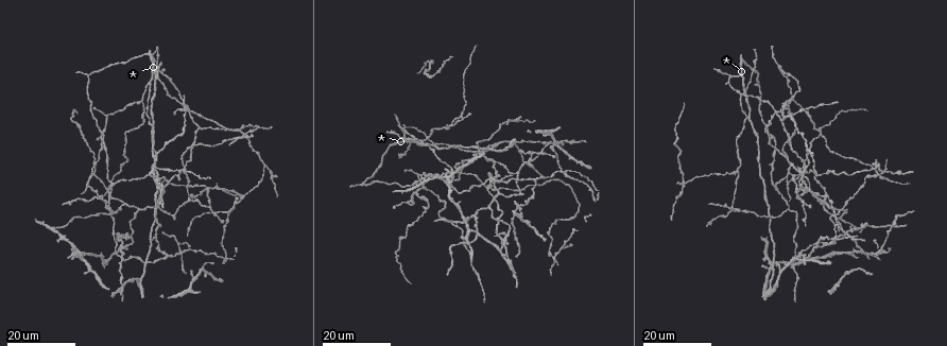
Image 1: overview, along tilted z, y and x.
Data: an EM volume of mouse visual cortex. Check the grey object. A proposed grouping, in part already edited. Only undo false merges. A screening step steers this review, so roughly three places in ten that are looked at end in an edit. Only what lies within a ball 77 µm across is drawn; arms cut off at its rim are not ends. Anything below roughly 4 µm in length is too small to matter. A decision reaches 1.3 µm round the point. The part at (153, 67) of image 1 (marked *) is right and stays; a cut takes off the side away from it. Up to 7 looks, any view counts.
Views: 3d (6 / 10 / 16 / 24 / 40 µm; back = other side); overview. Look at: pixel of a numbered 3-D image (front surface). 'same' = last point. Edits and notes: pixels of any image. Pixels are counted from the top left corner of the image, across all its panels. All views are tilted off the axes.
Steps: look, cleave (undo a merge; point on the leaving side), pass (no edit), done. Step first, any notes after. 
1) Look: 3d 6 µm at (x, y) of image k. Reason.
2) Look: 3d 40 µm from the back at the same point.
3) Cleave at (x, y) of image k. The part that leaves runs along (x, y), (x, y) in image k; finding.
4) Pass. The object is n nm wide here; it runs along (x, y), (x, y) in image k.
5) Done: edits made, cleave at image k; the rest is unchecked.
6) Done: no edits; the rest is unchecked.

Look: 3d 24 µm at (151, 86) of image 1. Side arm on a straight run.

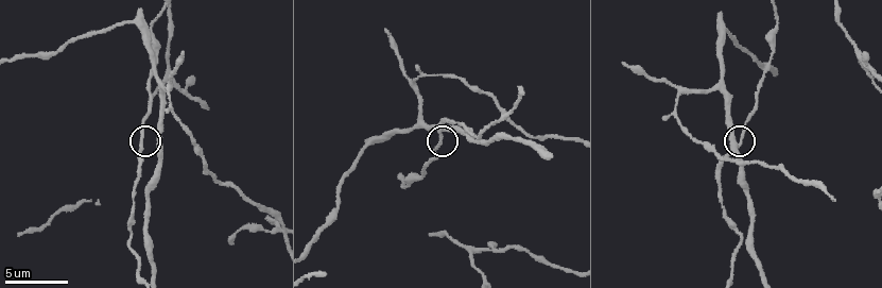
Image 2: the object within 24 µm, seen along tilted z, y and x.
Look: 3d 6 µm at (442, 139) of image 2.

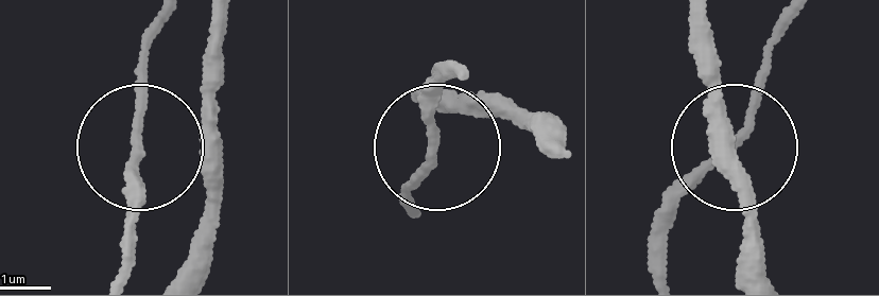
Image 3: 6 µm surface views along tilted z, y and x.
Pass. The object is 130 nm wide here; it runs along (210, 21), (202, 111), (138, 143), (150, 24) in image 3; one neuron here.

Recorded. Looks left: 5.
Look: 3d 16 µm at (681, 191) of image 1.

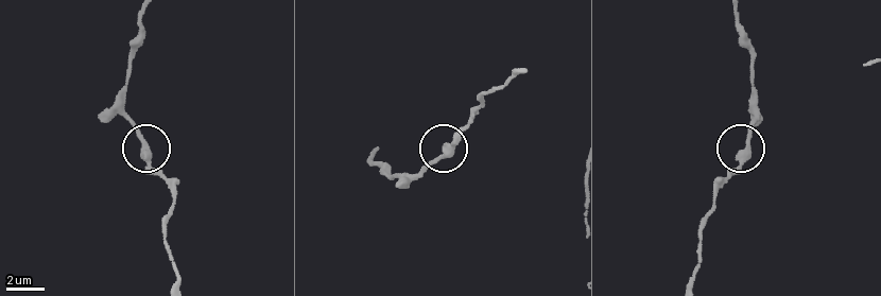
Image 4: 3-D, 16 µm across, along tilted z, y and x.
Look: 3d 10 µm at (747, 147) of image 4. Zoom in.

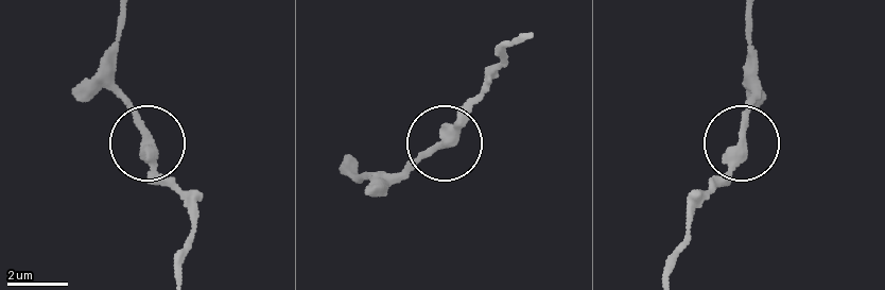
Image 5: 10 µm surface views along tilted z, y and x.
Pass. One neuron here.

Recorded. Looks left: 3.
Look: 3d 16 µm at (213, 212) of image 1. Branch point.

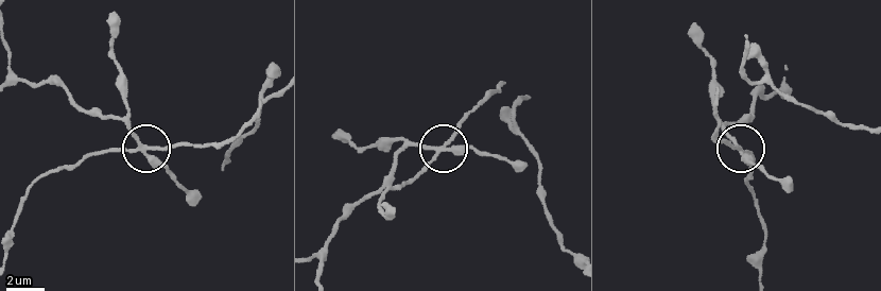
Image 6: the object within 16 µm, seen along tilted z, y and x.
Look: 3d 6 µm at (140, 151) of image 6.

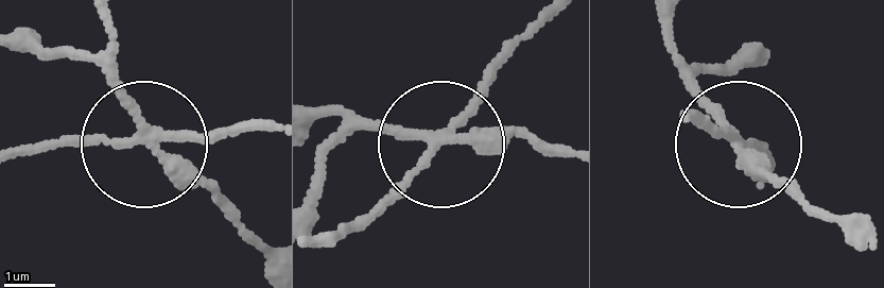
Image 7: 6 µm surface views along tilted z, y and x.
Cleave at (224, 130) of image 7. The side arm is 8 µm long; the part that leaves runs along (146, 131), (22, 147) in image 7; two neurons meet here.

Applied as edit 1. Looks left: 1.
Done: edits made, cleave at image 7; the rest is unchecked.

